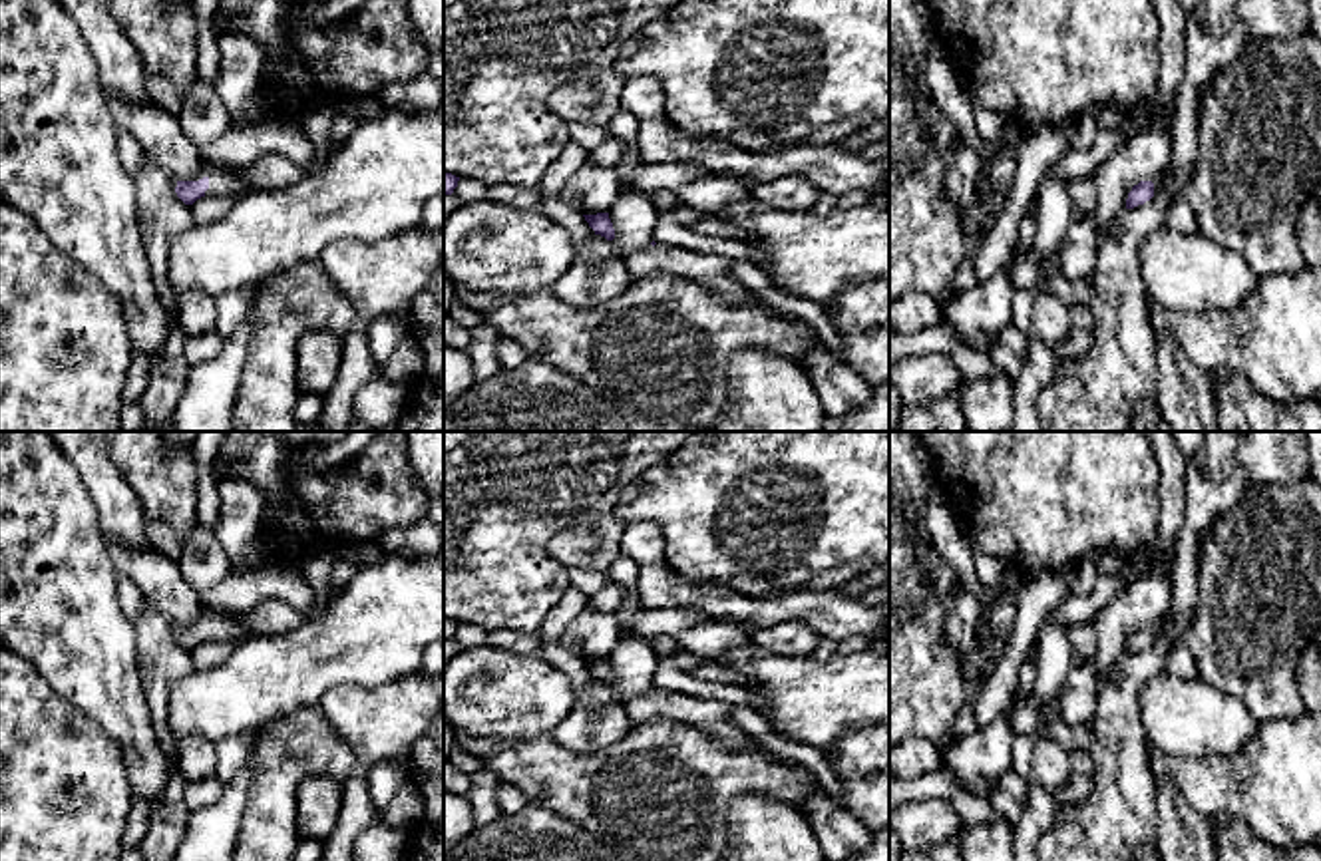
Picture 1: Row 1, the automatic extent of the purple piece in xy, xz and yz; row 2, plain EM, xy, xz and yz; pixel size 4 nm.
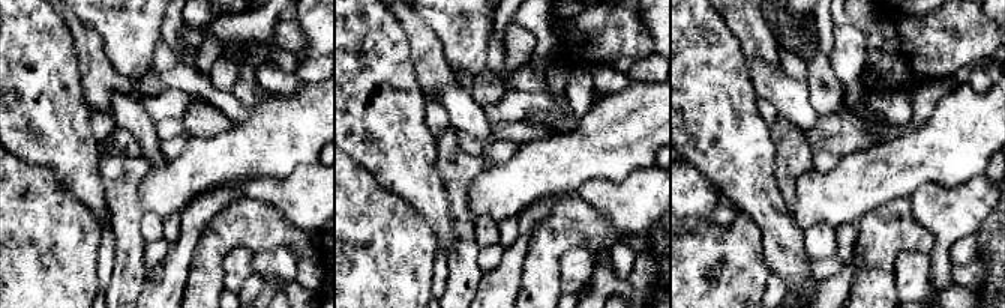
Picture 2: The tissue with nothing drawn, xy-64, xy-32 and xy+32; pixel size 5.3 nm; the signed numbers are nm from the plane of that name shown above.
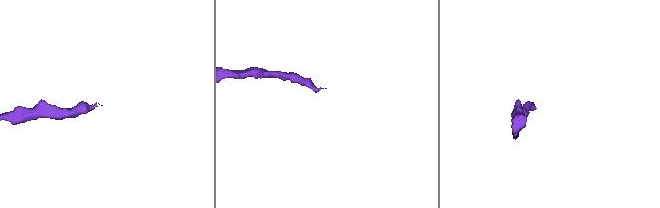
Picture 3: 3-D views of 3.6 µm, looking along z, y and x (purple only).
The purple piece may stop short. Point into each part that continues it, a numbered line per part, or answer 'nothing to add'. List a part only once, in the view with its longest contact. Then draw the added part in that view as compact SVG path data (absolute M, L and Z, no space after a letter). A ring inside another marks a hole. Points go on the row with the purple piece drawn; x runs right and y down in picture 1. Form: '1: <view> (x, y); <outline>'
1: xy (223, 181); M203 159L201 171L191 181L199 181L203 177L209 179L209 189L205 191L205 197L235 197L235 199L239 199L247 191L255 189L255 187L247 187L241 183L241 179L237 175L239 167L243 167L243 165Z

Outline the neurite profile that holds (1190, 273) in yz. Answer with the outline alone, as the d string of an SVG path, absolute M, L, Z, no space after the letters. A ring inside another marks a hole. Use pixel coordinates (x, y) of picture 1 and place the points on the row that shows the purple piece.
M1170 227L1140 245L1140 276L1150 298L1178 312L1229 310L1257 280L1235 251Z

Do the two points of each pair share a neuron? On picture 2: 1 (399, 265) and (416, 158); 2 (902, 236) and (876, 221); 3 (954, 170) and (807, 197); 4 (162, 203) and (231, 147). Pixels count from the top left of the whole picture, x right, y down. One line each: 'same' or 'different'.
1: different
2: same
3: same
4: same

